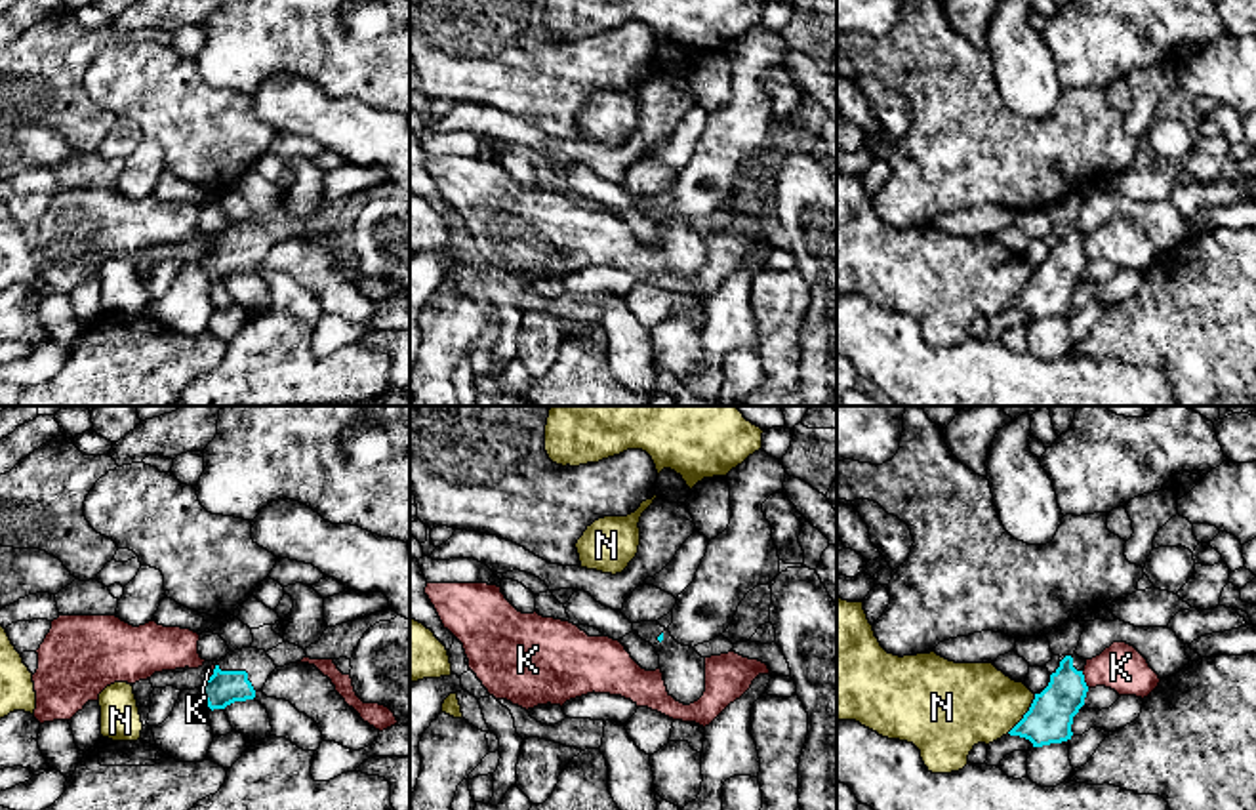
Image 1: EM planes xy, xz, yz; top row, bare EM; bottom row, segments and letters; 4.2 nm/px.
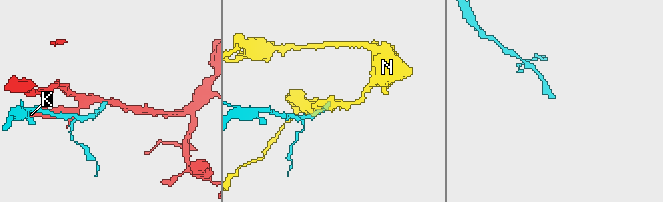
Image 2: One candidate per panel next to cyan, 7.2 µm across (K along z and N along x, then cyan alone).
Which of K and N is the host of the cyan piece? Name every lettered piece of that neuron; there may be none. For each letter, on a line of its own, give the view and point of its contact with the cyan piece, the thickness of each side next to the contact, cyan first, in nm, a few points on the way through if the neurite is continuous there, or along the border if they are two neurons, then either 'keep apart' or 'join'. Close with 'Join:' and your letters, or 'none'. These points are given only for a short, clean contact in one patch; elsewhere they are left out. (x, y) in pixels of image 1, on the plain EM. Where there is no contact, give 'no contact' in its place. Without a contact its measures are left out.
K: yz (1083, 252) | 190/200 nm | along yz (1081, 244), (1089, 260) | keep apart
N: yz (1026, 286) | 190/340 nm | keep apart
Join: none

